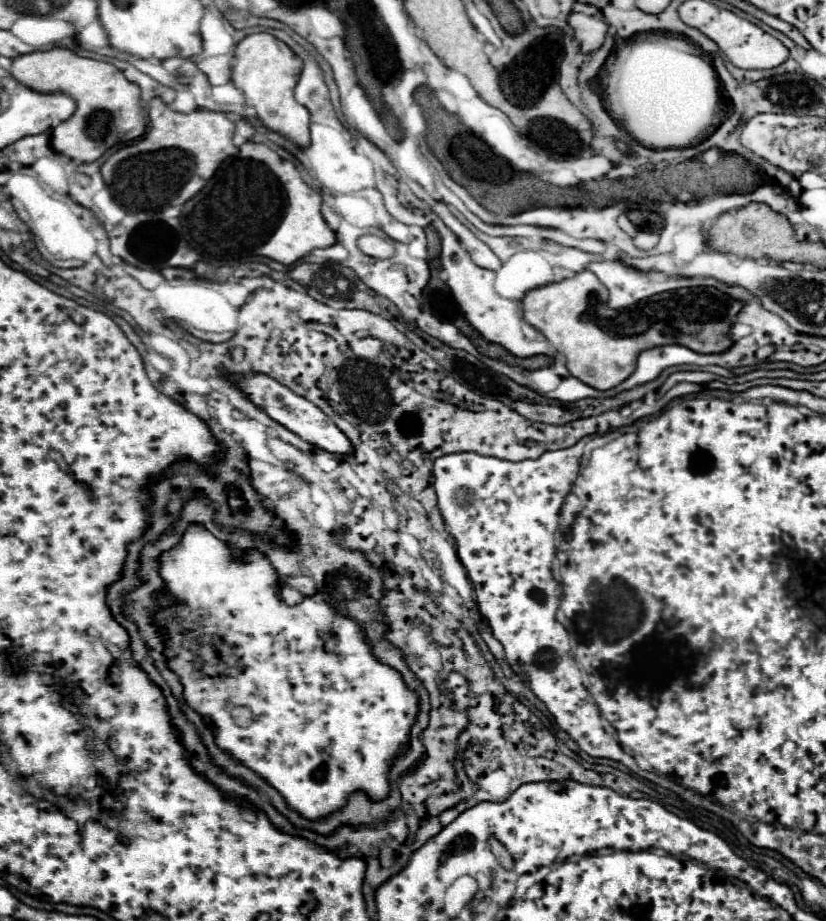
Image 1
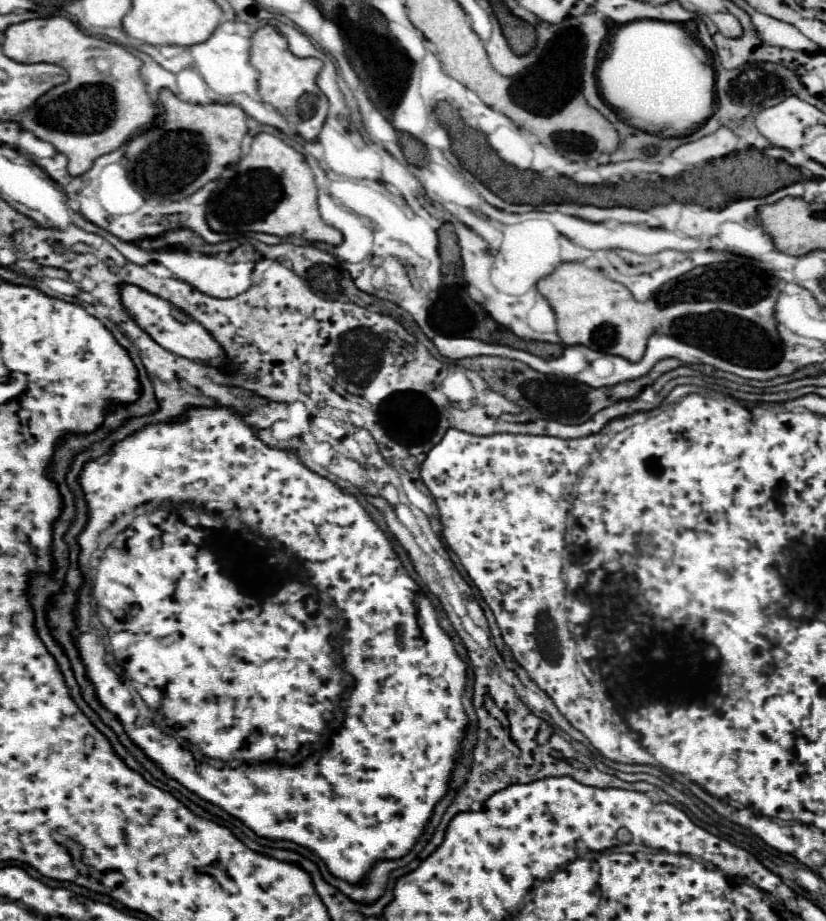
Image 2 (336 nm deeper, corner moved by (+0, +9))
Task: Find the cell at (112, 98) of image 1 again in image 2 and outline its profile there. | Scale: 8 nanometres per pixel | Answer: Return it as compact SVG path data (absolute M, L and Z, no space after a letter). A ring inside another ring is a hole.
M52 16L10 24L4 30L2 50L14 62L50 62L68 70L68 80L40 96L36 106L24 110L18 124L22 130L32 132L66 154L70 176L80 176L90 170L98 156L126 144L140 126L152 122L156 116L156 106L140 76L142 60L118 44L84 34L68 18Z

